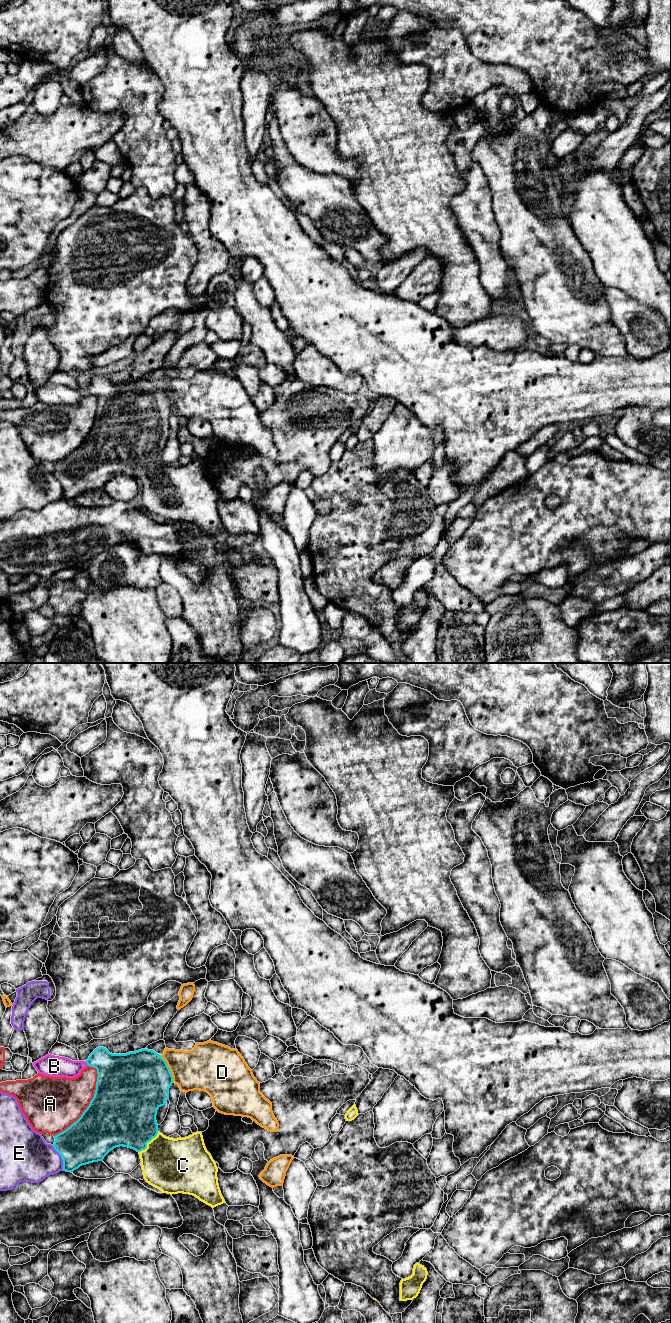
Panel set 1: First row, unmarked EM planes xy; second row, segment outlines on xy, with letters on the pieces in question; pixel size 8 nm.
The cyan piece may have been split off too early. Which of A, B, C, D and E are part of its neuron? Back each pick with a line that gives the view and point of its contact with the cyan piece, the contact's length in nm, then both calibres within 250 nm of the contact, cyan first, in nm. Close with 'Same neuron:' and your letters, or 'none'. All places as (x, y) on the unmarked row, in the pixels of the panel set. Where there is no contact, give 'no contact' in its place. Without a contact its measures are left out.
C: meets cyan in xy at (147, 470); contact 220 nm long; 460 nm thick on the cyan side, 420 nm on the other
Same neuron: C

